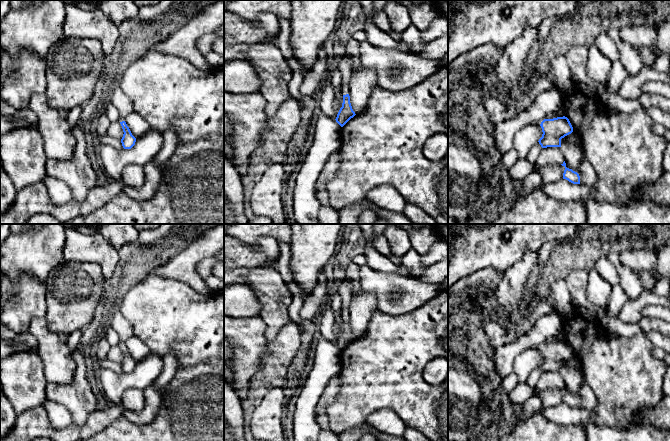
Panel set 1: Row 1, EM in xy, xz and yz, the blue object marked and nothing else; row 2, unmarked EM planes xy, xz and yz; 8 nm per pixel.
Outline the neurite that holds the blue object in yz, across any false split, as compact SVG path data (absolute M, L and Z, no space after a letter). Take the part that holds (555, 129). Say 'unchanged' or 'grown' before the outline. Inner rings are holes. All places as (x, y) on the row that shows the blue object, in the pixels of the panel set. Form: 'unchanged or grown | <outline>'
grown | M556 89L539 94L535 101L525 111L516 117L502 121L494 128L494 150L498 157L513 148L516 133L524 126L536 123L542 128L539 144L542 148L561 147L561 139L573 132L569 119L565 116L553 119L545 117L562 107L561 97Z

